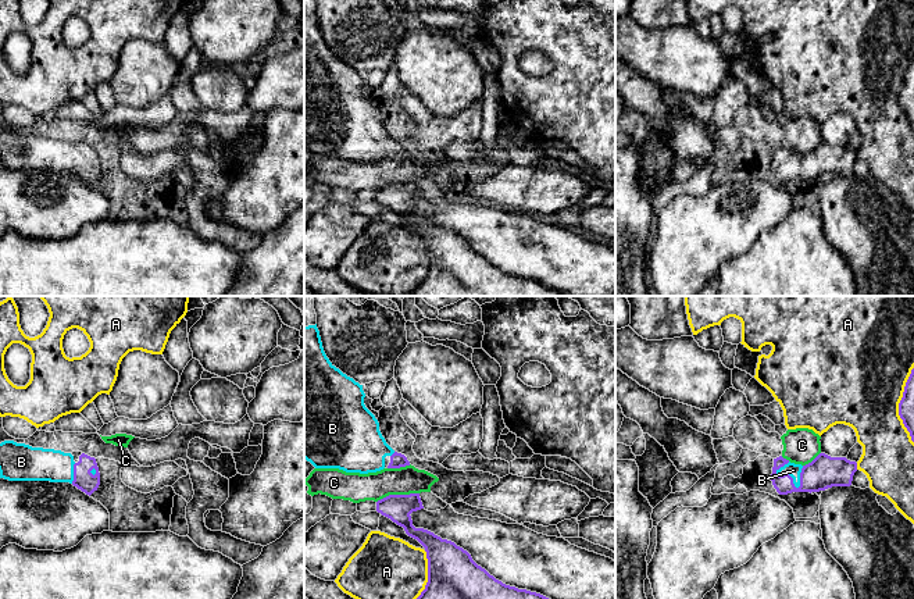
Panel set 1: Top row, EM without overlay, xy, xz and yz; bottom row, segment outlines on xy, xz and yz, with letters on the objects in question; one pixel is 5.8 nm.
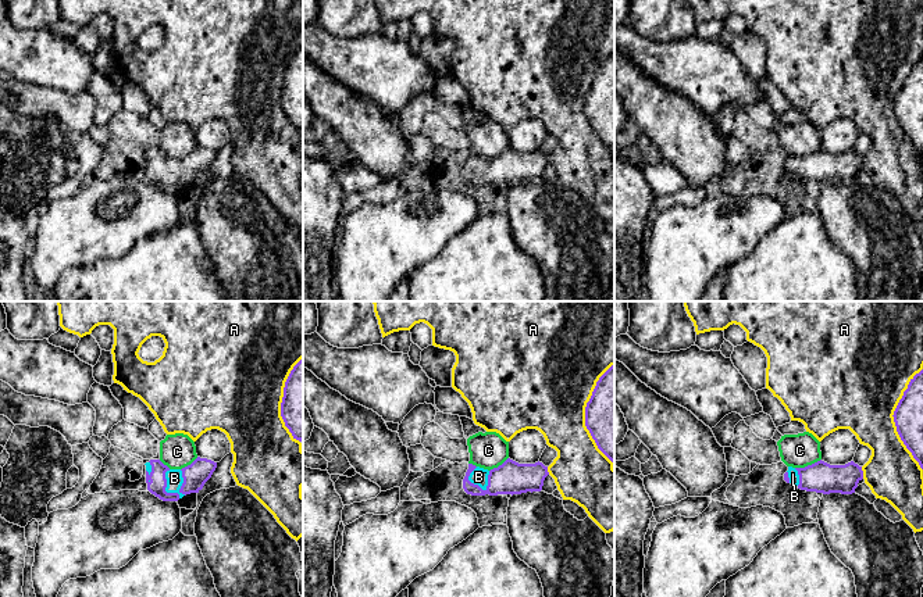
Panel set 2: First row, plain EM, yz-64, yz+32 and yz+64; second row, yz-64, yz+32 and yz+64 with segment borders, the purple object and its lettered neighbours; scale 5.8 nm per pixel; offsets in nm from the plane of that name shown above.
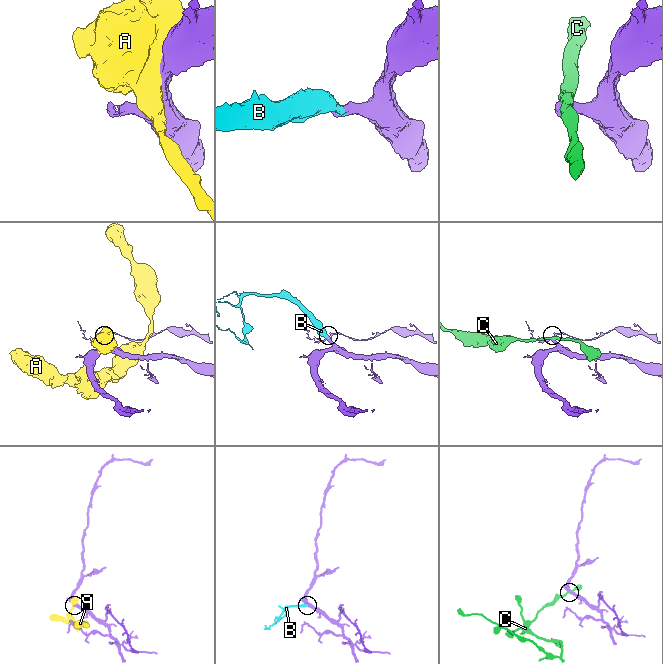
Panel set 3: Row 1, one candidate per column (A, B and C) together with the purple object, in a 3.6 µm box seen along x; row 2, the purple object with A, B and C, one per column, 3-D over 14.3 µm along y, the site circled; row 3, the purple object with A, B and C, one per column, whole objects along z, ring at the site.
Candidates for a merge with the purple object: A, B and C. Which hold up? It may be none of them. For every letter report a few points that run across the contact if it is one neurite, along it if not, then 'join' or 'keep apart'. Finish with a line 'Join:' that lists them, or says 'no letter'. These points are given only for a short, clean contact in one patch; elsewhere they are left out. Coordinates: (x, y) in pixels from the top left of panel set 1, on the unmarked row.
A: keep apart
B: join
C: xz (418, 181), (389, 182), (377, 191) | keep apart
Join: B

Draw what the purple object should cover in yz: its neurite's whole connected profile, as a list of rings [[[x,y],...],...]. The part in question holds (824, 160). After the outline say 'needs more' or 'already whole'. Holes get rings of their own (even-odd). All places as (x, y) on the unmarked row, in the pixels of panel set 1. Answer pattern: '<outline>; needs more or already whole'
[[[820,142],[811,151],[801,154],[782,145],[774,147],[771,170],[779,183],[792,181],[820,181],[832,175],[850,175],[857,151],[846,146]]]; needs more

